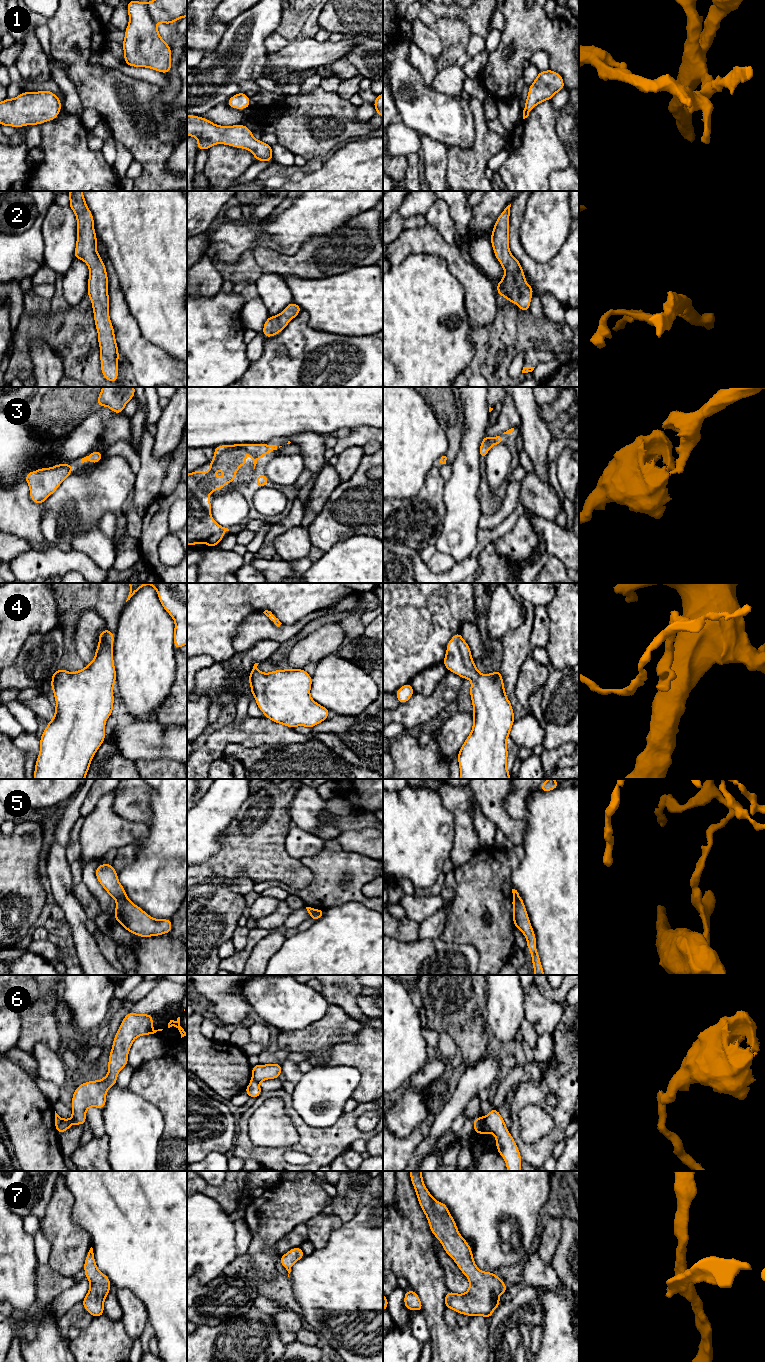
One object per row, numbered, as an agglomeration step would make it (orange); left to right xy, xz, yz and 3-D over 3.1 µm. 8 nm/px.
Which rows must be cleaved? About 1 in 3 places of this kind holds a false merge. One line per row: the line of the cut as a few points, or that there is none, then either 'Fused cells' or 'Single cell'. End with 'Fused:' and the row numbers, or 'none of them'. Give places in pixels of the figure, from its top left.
1: No split. Single cell
2: No split. Single cell
3: No split. Single cell
4: No split. Single cell
5: Split along xy (126, 895), (116, 900). Fused cells
6: Split along yz (483, 1117), (490, 1131). Fused cells
7: No split. Single cell
Fused: 5, 6

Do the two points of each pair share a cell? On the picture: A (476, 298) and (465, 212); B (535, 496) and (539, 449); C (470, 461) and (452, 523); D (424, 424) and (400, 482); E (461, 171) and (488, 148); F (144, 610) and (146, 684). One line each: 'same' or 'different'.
A: different
B: different
C: same
D: same
E: same
F: same

